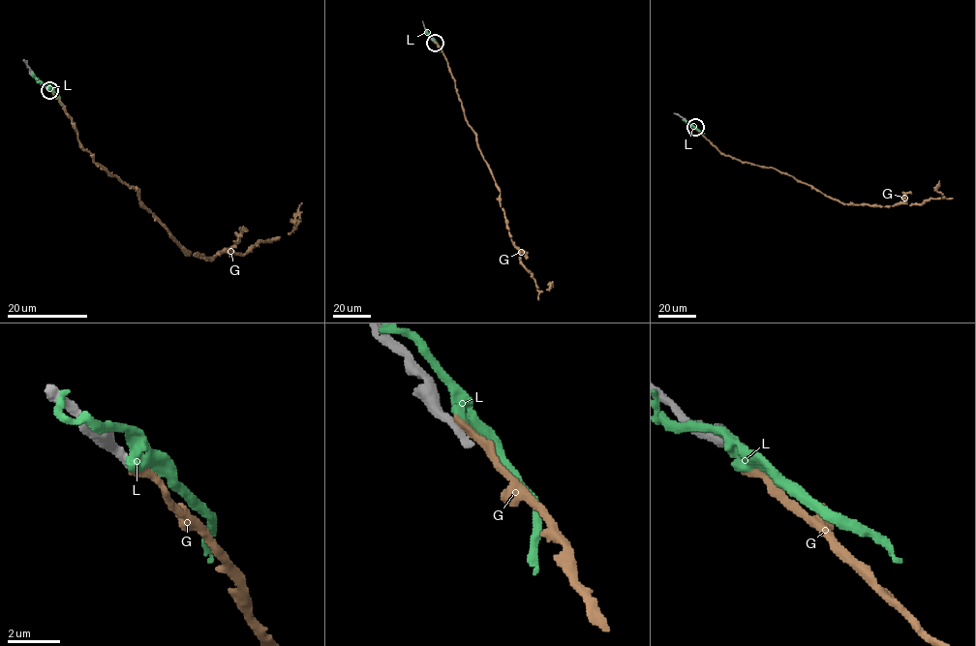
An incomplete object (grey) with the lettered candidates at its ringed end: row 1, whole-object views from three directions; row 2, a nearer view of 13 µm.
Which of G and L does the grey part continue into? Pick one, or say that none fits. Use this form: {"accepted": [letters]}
{"accepted": []}

